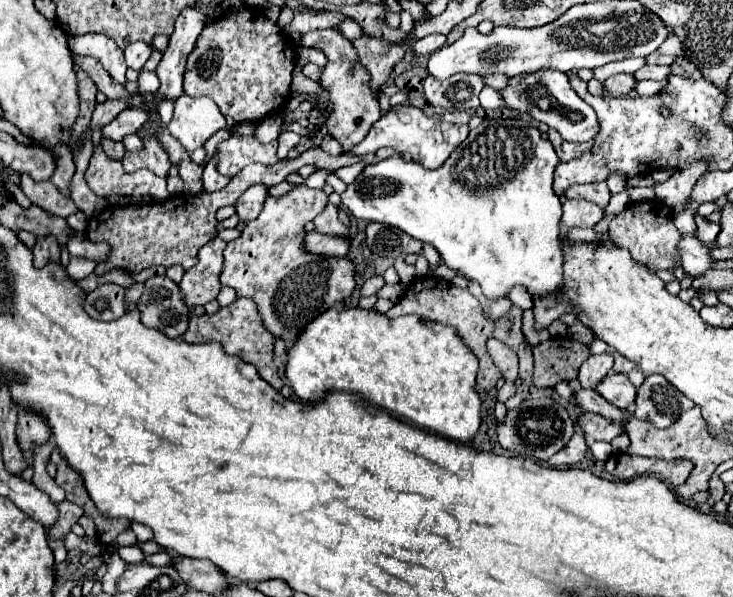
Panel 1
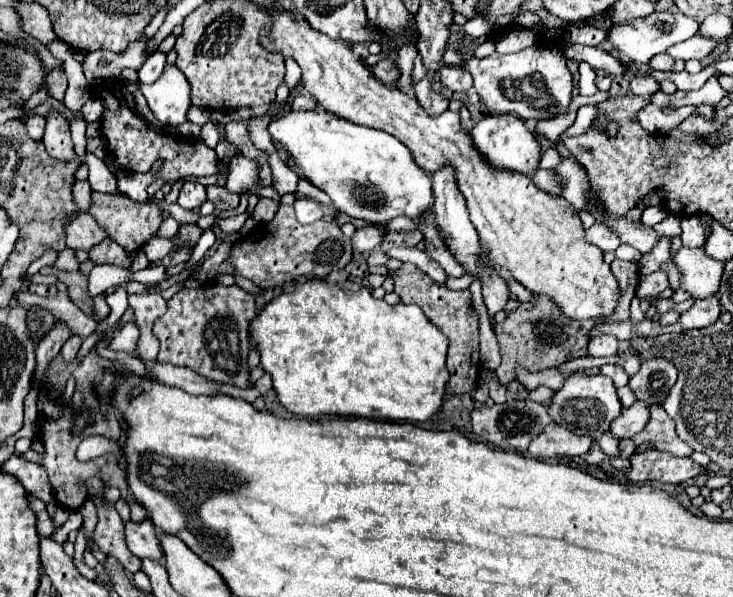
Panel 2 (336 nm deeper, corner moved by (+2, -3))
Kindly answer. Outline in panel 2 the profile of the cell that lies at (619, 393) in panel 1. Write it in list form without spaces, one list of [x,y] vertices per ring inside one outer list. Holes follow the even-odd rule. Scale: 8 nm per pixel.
[[[571,375],[565,379],[561,389],[553,393],[553,401],[549,403],[549,415],[553,421],[571,433],[595,437],[603,431],[609,431],[613,419],[621,415],[621,403],[617,399],[617,391],[613,381],[605,375]]]

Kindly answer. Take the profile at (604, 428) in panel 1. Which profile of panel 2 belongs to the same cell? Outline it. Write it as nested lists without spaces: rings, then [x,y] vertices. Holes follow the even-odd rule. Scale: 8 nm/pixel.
[[[635,401],[629,409],[623,409],[623,413],[611,423],[611,433],[619,439],[633,437],[641,429],[645,429],[649,421],[649,405],[643,401]]]

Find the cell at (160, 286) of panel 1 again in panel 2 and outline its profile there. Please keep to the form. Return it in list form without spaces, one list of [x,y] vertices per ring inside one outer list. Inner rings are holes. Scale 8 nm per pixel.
[[[47,265],[39,271],[41,275],[55,275],[61,283],[67,285],[67,293],[69,293],[69,299],[81,309],[85,311],[87,315],[91,315],[91,309],[93,309],[93,299],[87,297],[87,275],[83,275],[81,271],[75,271],[75,273],[67,273],[67,271],[61,271],[53,265]]]

